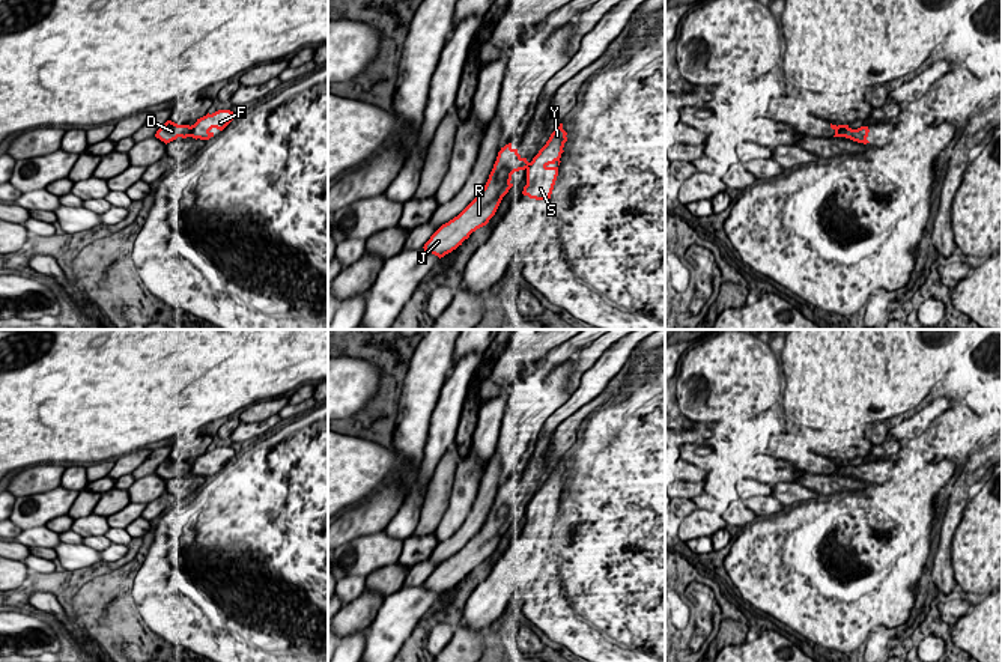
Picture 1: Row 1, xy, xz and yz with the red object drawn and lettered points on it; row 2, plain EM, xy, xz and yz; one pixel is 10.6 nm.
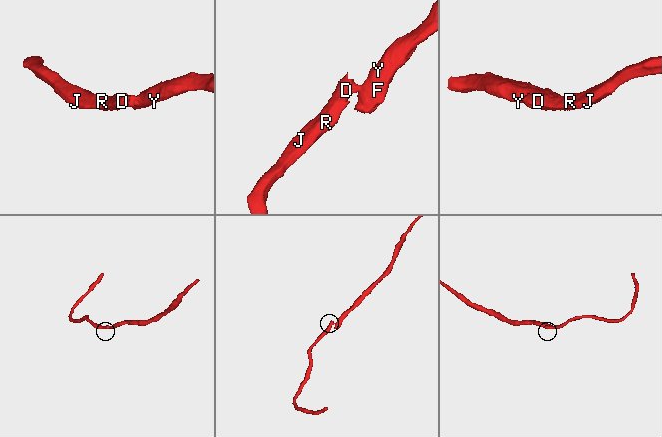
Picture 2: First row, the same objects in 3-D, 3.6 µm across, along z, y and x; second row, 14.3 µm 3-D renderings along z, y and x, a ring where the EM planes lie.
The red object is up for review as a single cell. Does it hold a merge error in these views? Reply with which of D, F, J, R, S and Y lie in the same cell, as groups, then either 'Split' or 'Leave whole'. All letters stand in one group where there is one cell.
Groups: D J R / F S Y. Split

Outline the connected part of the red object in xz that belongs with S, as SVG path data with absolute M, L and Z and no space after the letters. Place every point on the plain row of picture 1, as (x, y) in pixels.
M563 460L551 471L546 481L539 487L527 506L527 522L522 531L530 536L551 536L567 469Z

